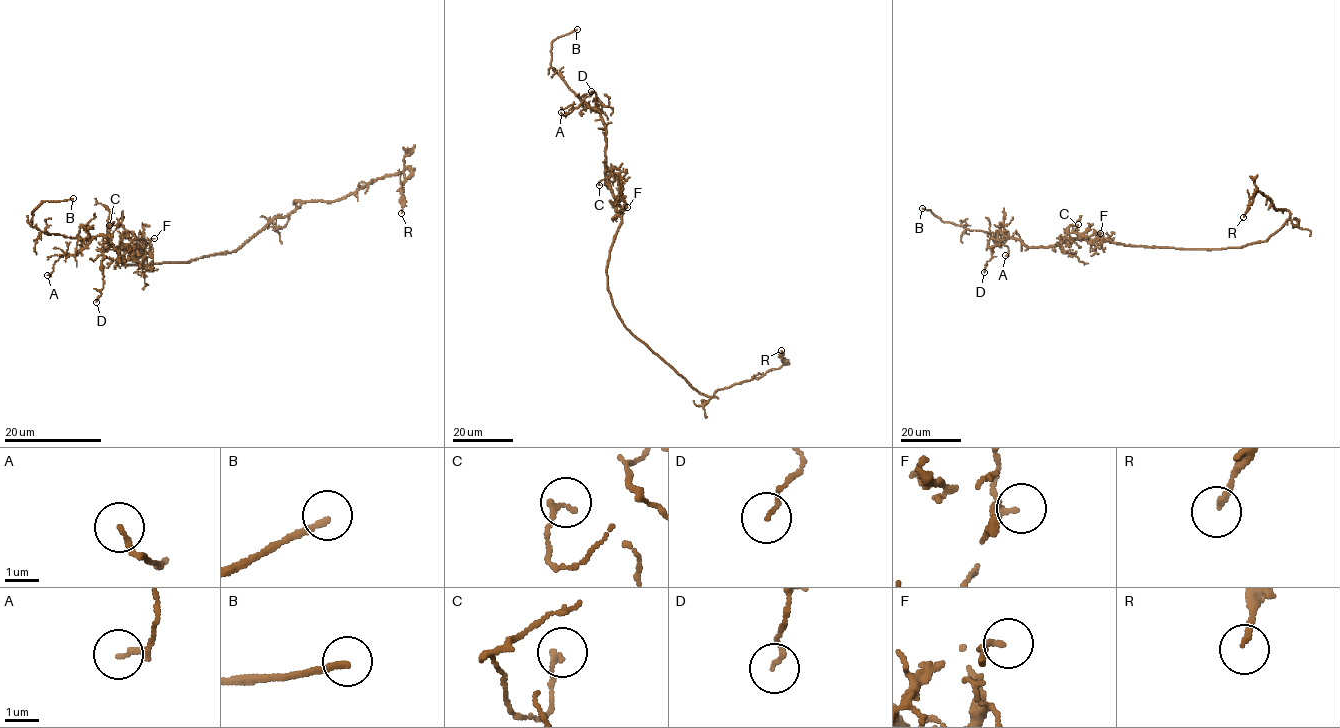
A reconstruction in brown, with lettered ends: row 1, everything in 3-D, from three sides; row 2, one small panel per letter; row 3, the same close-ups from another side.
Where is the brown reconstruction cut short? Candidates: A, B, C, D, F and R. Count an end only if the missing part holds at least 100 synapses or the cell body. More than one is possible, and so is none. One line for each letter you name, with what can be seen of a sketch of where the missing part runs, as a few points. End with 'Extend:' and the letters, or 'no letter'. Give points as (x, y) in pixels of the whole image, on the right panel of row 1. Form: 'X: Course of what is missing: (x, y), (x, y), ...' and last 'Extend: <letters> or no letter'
B: Course of what is missing: (922, 208), (914, 204), (909, 190), (900, 186)
Extend: B

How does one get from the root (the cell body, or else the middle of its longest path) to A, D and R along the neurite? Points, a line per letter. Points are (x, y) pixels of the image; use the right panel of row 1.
A: (1162, 247), (1089, 239), (1026, 247), (1000, 231), (997, 241), (1008, 247), (1005, 255)
D: (1162, 247), (1089, 239), (1026, 247), (1005, 235), (993, 248), (984, 272)
R: (1162, 247), (1221, 249), (1263, 242), (1289, 219), (1290, 212), (1277, 209), (1259, 191), (1243, 217)

